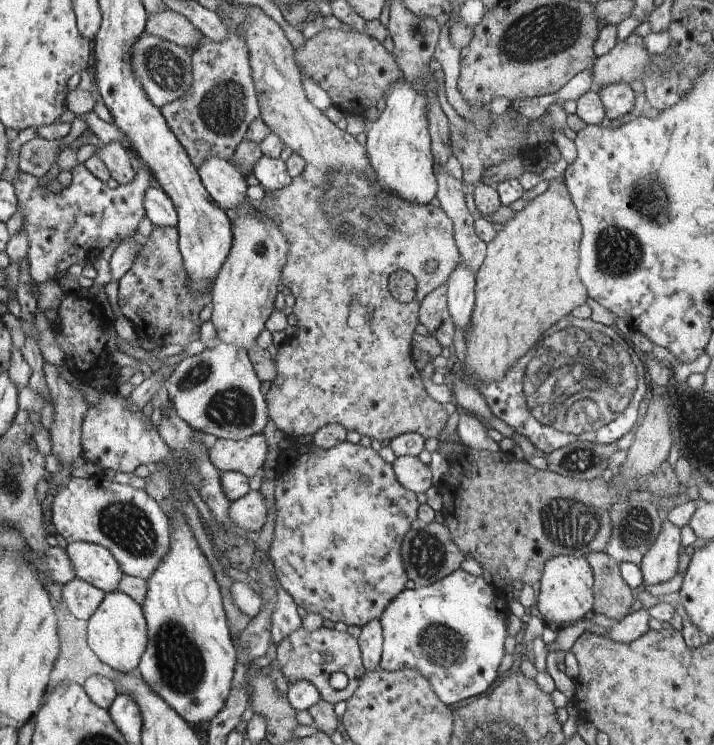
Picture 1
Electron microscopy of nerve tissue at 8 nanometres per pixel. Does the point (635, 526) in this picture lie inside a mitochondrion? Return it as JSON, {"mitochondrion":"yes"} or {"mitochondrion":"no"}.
{"mitochondrion":"yes"}

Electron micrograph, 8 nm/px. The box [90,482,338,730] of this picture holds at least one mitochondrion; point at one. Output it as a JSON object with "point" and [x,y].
{"point":[179,662]}

